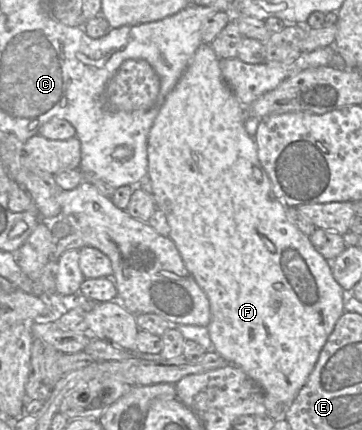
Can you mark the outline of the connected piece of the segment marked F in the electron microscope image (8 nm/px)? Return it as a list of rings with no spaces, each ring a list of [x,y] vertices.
[[[202,43],[197,48],[190,64],[178,80],[175,87],[169,92],[163,105],[161,106],[158,115],[156,116],[154,123],[150,129],[147,143],[147,159],[148,159],[148,173],[147,175],[151,179],[153,186],[153,197],[155,200],[156,208],[164,212],[167,222],[170,227],[169,238],[174,242],[176,248],[178,249],[184,264],[190,274],[193,276],[197,284],[204,291],[210,302],[210,311],[211,311],[211,320],[207,326],[209,336],[212,342],[212,349],[214,349],[218,354],[224,357],[230,364],[239,367],[242,369],[251,379],[253,379],[263,390],[265,394],[265,407],[267,411],[271,410],[286,410],[294,401],[300,389],[305,385],[308,380],[309,375],[313,371],[316,362],[318,360],[319,354],[327,342],[329,335],[332,333],[336,322],[340,316],[344,313],[344,300],[346,299],[346,292],[343,288],[337,283],[332,275],[332,270],[330,266],[330,261],[326,260],[312,245],[309,236],[301,232],[293,223],[289,221],[286,214],[286,206],[280,200],[276,199],[272,195],[272,185],[271,181],[262,167],[258,155],[257,155],[257,145],[254,137],[250,136],[244,126],[245,119],[247,116],[246,107],[240,102],[236,97],[232,89],[228,86],[222,76],[220,69],[220,58],[216,55],[215,51],[210,44]]]

